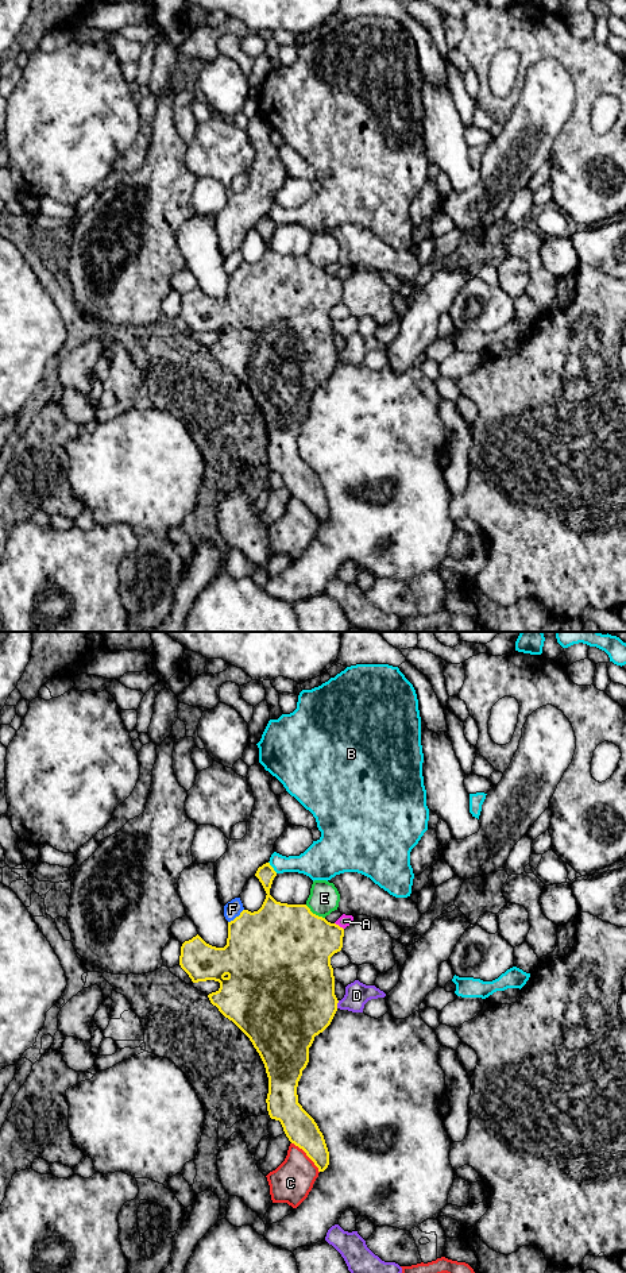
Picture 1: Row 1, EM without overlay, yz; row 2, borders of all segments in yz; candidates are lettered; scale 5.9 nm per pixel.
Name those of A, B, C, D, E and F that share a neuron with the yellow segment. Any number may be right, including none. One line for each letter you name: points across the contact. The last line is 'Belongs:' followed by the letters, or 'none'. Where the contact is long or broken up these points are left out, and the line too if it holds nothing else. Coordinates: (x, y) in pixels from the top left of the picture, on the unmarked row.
Belongs: none

